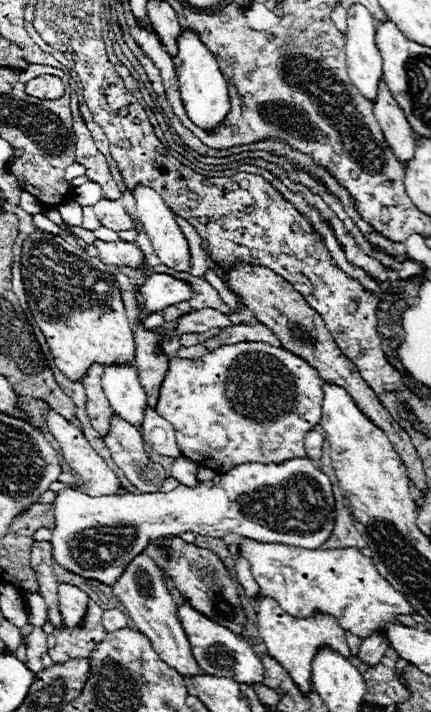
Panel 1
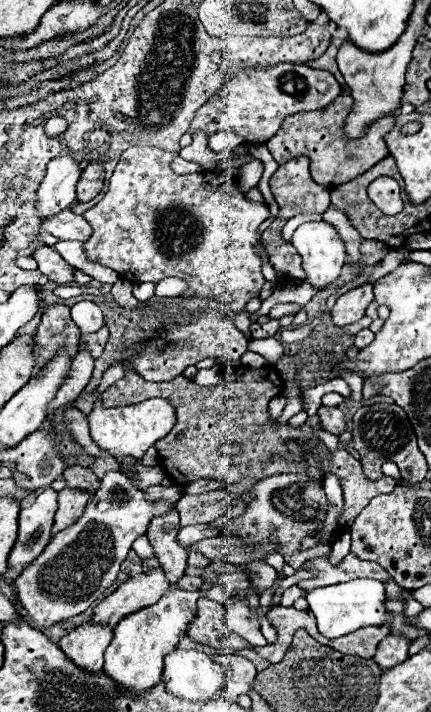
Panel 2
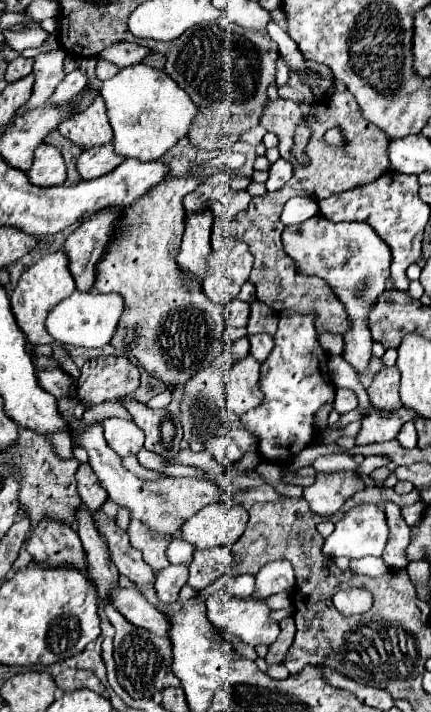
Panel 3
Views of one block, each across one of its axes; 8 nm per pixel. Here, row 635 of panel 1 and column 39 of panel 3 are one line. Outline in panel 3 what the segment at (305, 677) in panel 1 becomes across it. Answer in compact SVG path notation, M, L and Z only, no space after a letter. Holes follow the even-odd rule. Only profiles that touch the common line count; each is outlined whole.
M58 250L58 252L52 252L52 254L46 254L44 258L40 258L34 266L30 266L18 280L18 286L14 288L12 296L10 296L10 302L12 302L12 312L14 312L14 318L18 322L18 326L22 328L22 332L26 334L28 342L32 346L38 346L38 344L52 344L54 348L54 356L58 356L60 360L60 366L64 372L70 372L70 376L80 376L80 370L76 368L76 364L64 354L64 348L58 346L54 342L54 338L50 338L50 334L46 332L46 318L50 314L50 310L60 302L64 300L66 296L70 296L72 292L76 290L76 284L74 284L74 278L70 274L70 266L68 266L68 256L64 250Z

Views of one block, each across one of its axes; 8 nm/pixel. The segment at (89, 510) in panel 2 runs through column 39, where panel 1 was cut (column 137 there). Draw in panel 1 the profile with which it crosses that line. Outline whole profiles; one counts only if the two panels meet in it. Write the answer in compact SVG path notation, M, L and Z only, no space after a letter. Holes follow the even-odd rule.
M146 552L136 556L130 562L126 572L112 586L112 590L114 590L116 598L124 604L124 608L126 608L128 616L132 618L132 622L136 624L136 628L152 640L154 650L158 652L160 660L170 664L170 668L174 668L182 676L198 676L198 672L202 672L190 652L186 632L176 616L176 600L164 580L164 574Z

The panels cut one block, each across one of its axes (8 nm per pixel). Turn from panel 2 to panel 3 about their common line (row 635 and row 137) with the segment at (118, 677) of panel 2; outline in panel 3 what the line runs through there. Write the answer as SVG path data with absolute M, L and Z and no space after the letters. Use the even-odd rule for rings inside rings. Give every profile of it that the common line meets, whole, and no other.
M136 64L122 68L116 76L102 82L102 94L106 102L106 114L110 118L110 126L114 130L114 150L124 158L138 158L142 162L158 160L166 154L180 138L184 138L198 116L198 106L190 100L190 96L174 82L164 70L156 70L146 64Z

